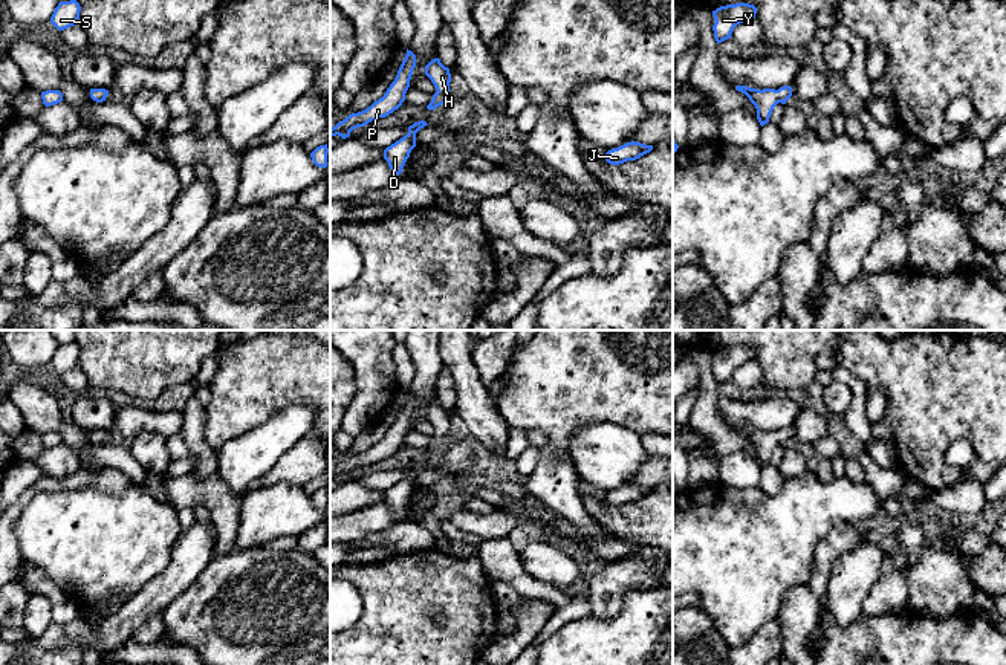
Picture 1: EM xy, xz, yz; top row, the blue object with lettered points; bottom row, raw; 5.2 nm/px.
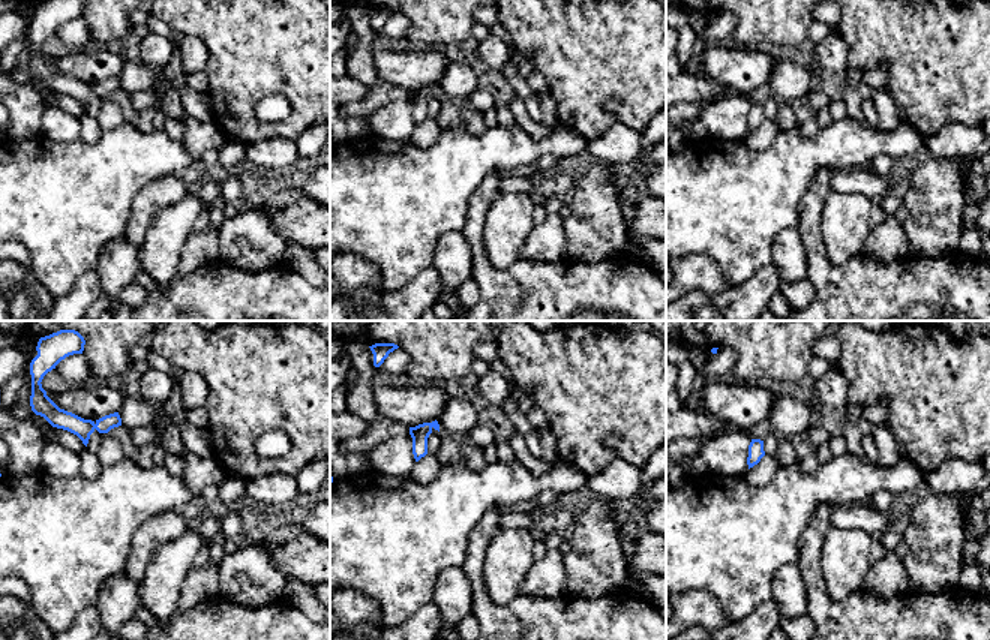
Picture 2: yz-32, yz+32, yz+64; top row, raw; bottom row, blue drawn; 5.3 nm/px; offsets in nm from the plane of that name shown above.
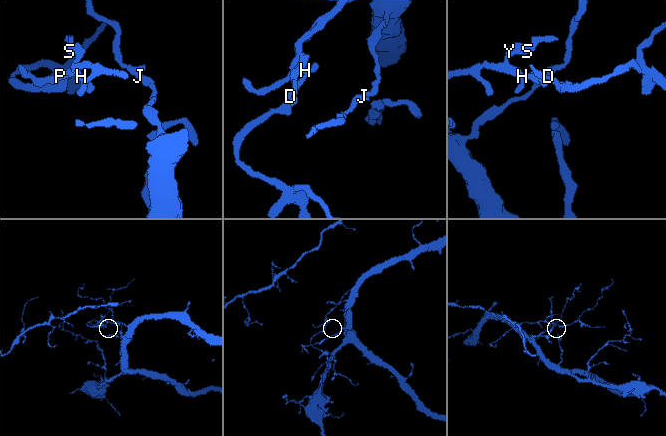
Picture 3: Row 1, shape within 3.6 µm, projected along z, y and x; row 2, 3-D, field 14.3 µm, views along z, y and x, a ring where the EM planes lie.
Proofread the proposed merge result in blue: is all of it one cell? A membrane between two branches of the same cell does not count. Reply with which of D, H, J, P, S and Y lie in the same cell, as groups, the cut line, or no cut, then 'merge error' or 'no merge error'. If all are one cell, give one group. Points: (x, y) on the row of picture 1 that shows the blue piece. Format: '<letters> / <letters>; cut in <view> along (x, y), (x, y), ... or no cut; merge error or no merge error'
D H J P S Y; no cut; no merge error

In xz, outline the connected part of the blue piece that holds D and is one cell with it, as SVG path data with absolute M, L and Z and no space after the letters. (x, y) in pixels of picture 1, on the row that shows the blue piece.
M425 121L414 122L408 127L408 133L404 138L384 150L384 159L394 174L399 176L402 173L411 150L416 147L416 133L425 125L428 125Z

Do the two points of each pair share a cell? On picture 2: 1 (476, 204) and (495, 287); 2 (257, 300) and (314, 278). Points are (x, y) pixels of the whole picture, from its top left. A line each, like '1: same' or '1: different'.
1: same
2: different

